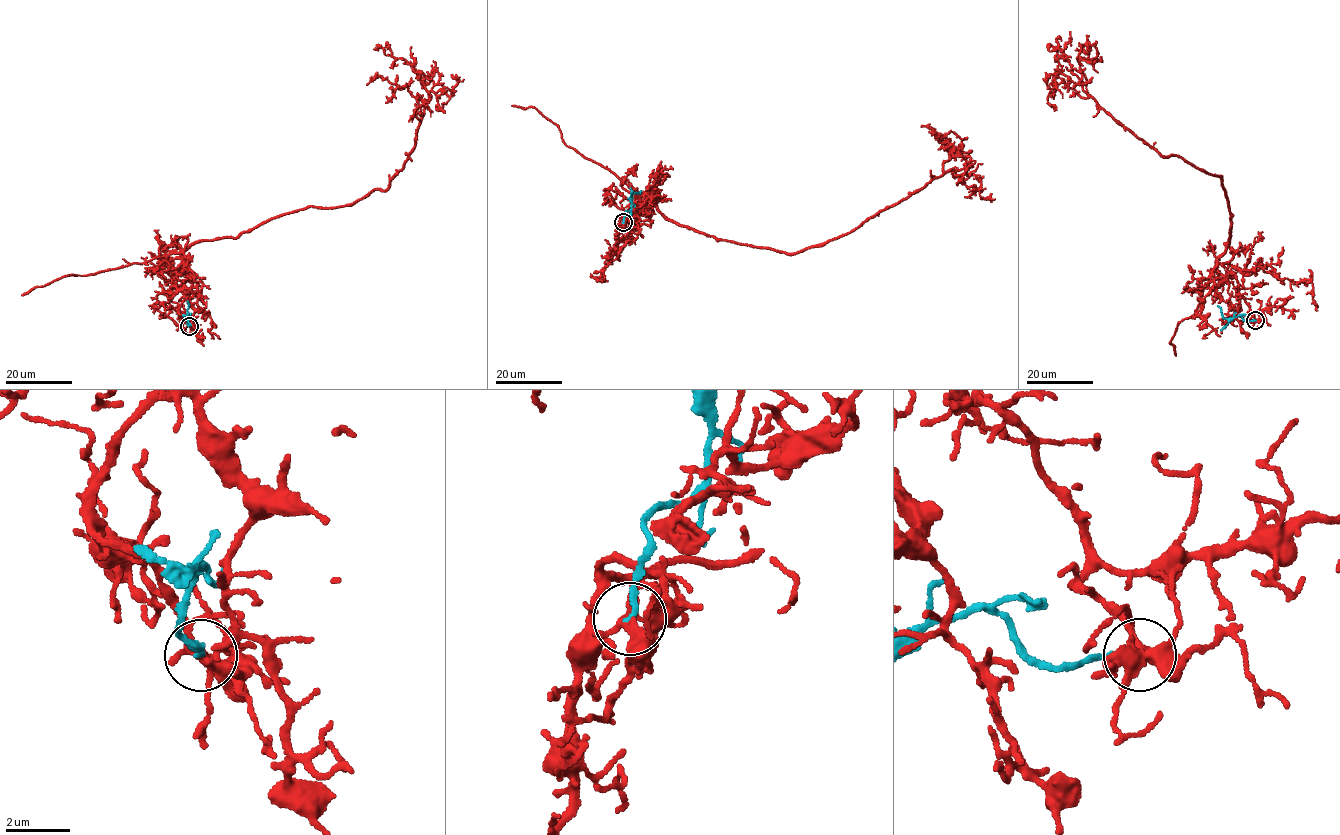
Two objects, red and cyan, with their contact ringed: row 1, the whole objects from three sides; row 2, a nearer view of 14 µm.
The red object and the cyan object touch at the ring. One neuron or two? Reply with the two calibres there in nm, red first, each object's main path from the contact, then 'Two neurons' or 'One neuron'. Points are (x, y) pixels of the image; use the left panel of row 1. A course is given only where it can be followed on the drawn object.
Thickness 260 nm (red) against 170 nm. Course of red: (189, 325), (188, 274), (169, 255), (351, 205), (401, 170), (431, 96), (373, 49). Course of cyan: (189, 326), (188, 301). Two neurons

